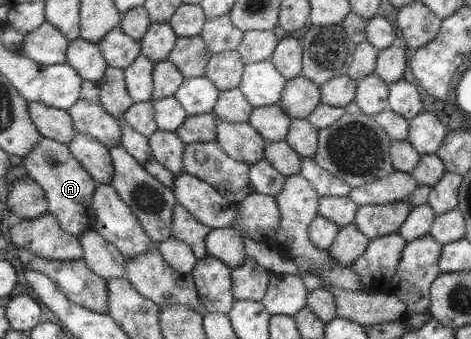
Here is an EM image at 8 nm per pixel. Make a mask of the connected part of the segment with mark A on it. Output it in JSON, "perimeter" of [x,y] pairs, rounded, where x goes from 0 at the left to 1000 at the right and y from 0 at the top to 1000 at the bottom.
{"perimeter":[[[93,404],[81,431],[49,469],[57,513],[96,563],[106,625],[125,649],[138,681],[170,705],[202,664],[200,569],[208,540],[200,519],[157,460],[144,425]]]}

